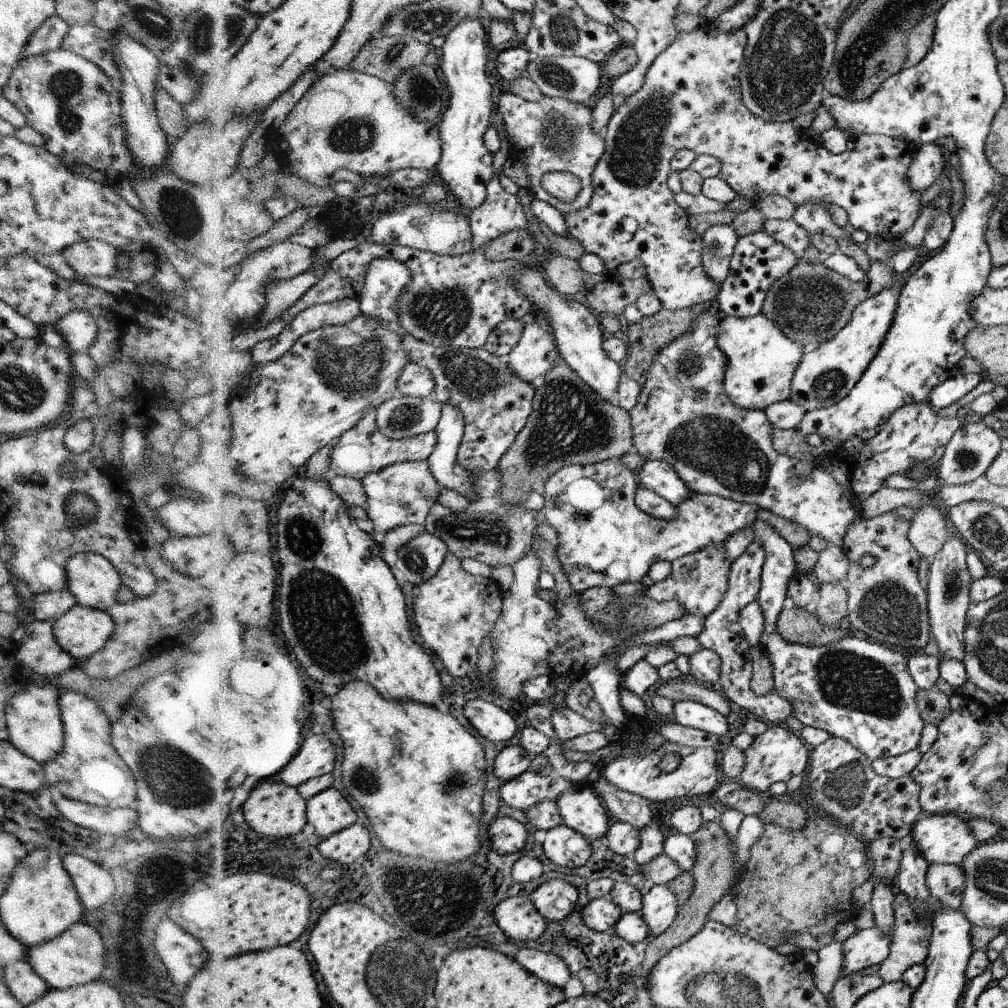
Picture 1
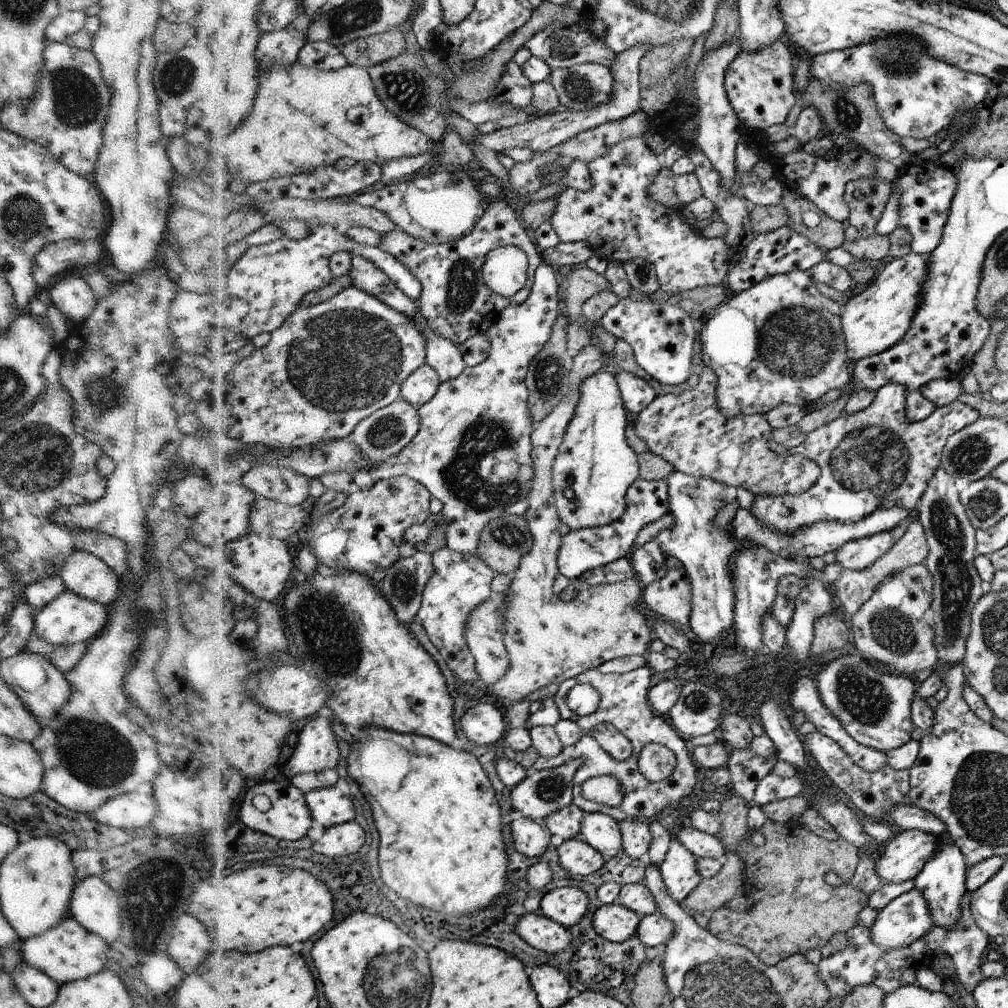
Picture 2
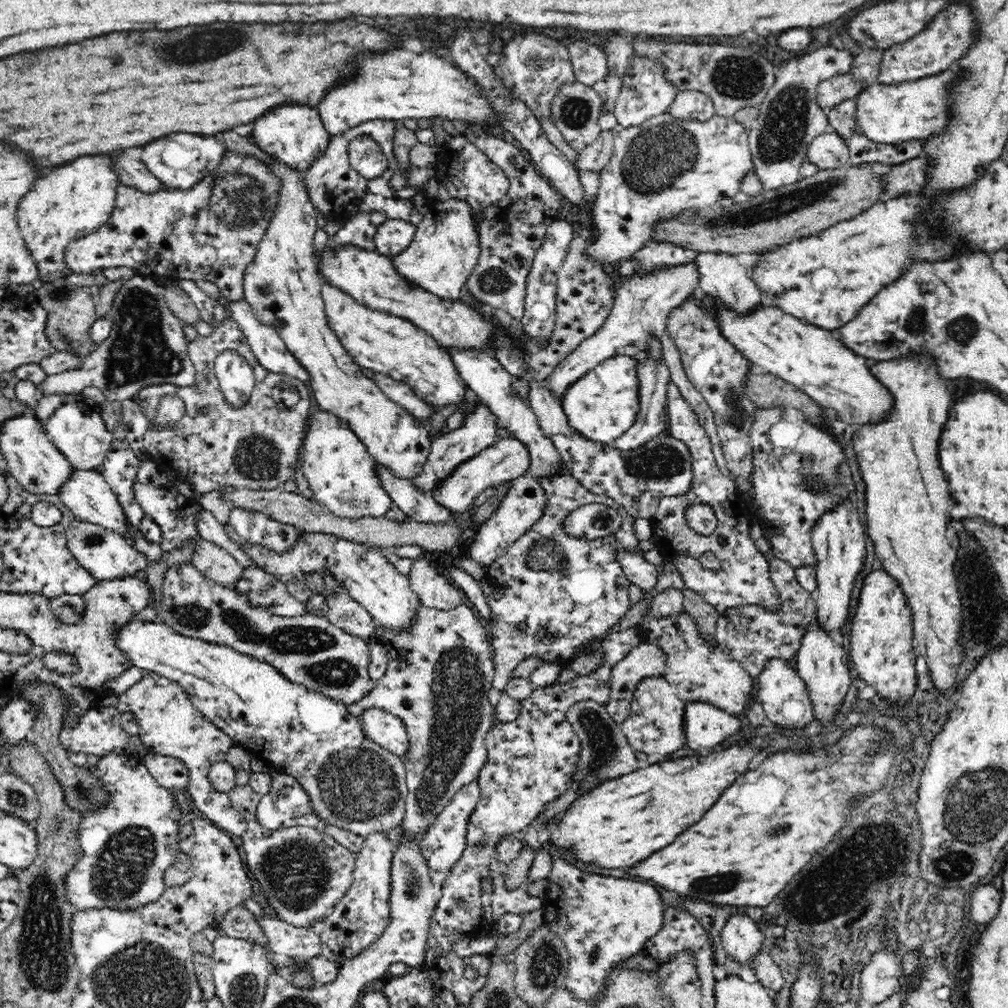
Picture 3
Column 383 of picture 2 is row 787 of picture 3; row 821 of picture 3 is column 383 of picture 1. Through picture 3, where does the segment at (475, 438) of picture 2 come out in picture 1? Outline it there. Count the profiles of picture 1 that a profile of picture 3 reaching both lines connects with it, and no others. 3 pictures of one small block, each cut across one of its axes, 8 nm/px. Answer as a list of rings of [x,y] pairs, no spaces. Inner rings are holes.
[[[377,411],[368,414],[352,431],[344,434],[331,452],[330,477],[346,476],[358,478],[363,481],[370,474],[381,472],[398,463],[411,461],[430,461],[434,452],[438,449],[440,436],[437,430],[406,440],[392,439],[379,430],[377,424]]]

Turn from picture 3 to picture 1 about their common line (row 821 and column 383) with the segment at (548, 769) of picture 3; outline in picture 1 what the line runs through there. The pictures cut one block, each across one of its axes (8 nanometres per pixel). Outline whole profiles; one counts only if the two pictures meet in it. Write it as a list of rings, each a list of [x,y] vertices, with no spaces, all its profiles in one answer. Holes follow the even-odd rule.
[[[429,461],[398,463],[381,472],[370,474],[362,482],[365,484],[369,504],[368,517],[374,523],[374,532],[390,533],[405,525],[427,525],[428,518],[437,506],[442,494],[442,484],[438,483]]]

